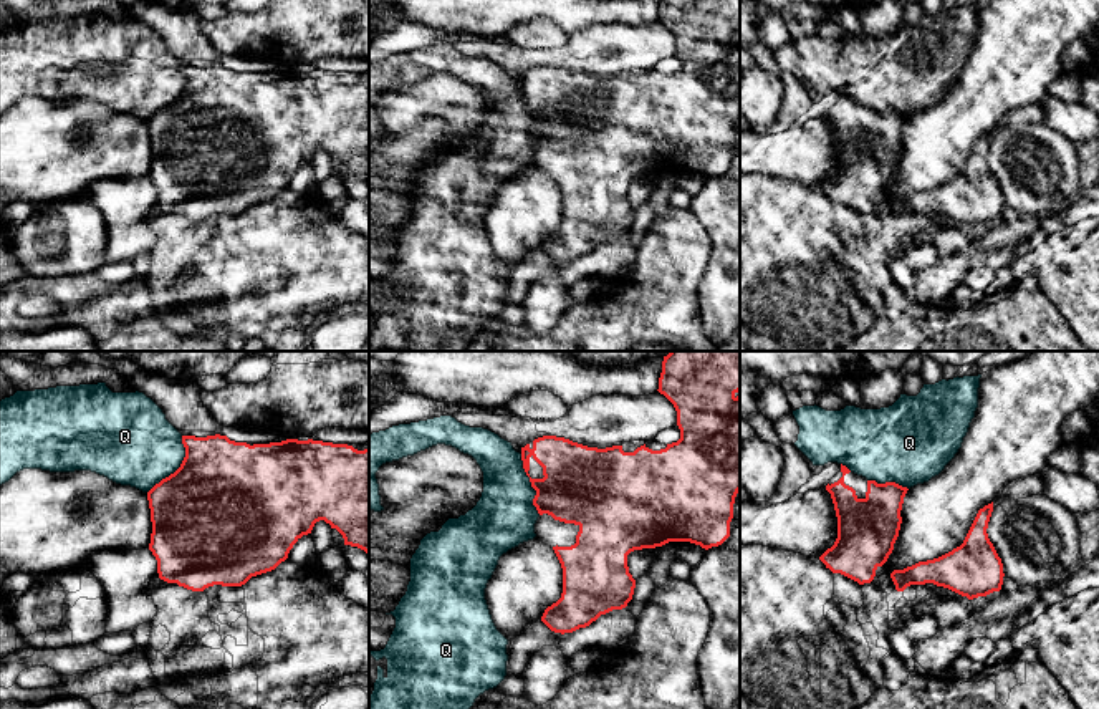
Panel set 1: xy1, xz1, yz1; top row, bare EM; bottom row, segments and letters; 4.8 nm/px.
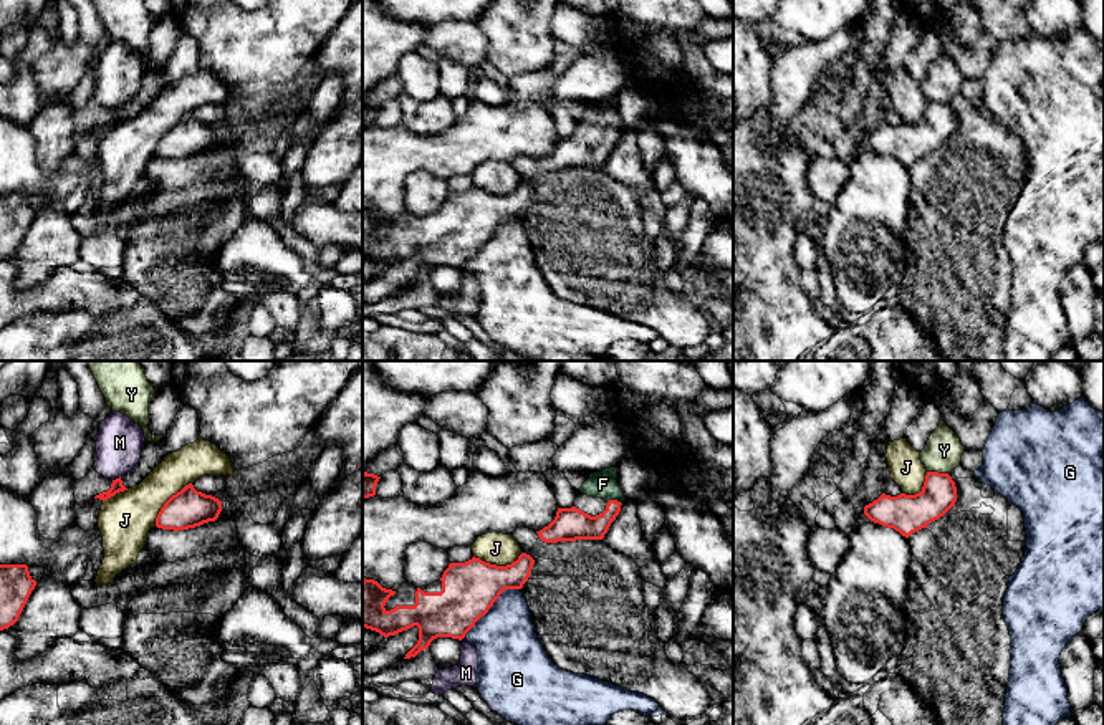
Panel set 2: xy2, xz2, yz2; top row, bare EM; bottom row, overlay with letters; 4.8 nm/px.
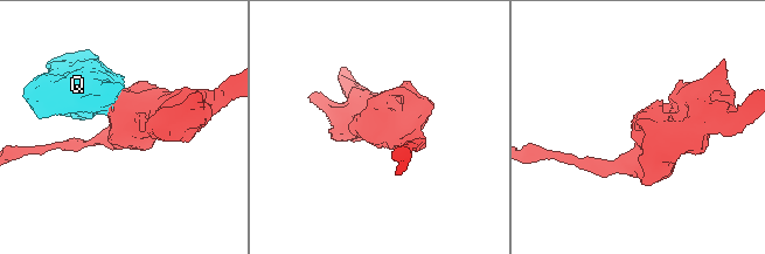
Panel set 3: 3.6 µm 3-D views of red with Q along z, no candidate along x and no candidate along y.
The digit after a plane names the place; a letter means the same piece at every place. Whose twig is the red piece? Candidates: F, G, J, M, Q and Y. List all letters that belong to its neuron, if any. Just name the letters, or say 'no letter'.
F

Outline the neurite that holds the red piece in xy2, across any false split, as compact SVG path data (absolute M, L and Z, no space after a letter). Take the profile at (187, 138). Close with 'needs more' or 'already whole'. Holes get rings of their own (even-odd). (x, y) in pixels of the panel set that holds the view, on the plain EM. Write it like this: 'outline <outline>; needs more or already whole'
outline M192 113L172 124L161 137L156 156L162 159L189 159L215 151L222 141L222 131L212 124L197 121Z; already whole

